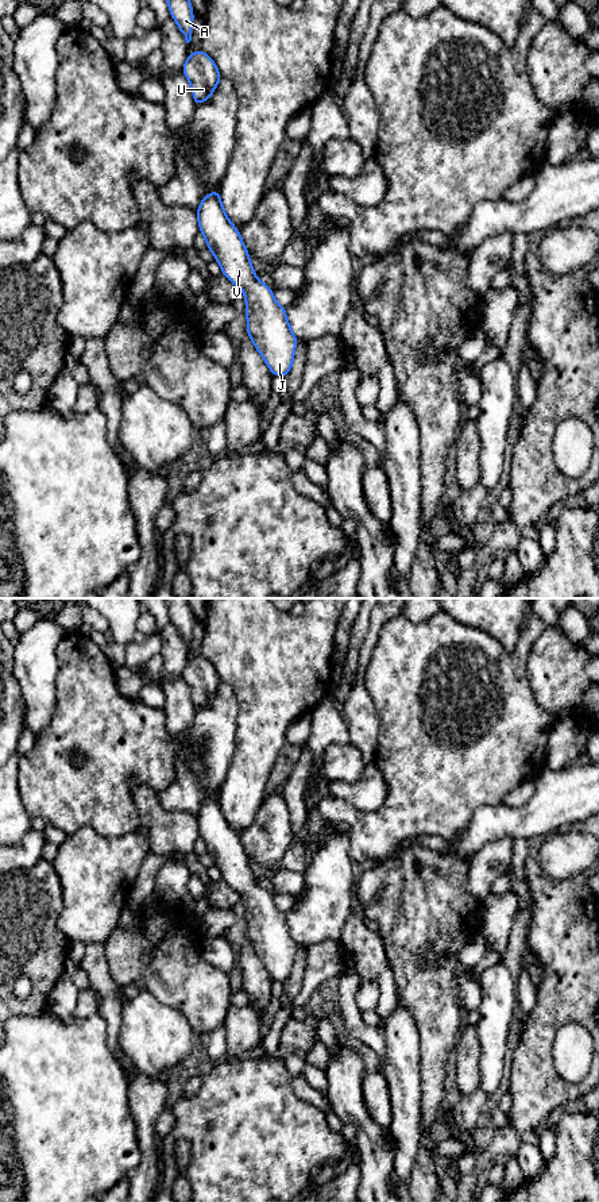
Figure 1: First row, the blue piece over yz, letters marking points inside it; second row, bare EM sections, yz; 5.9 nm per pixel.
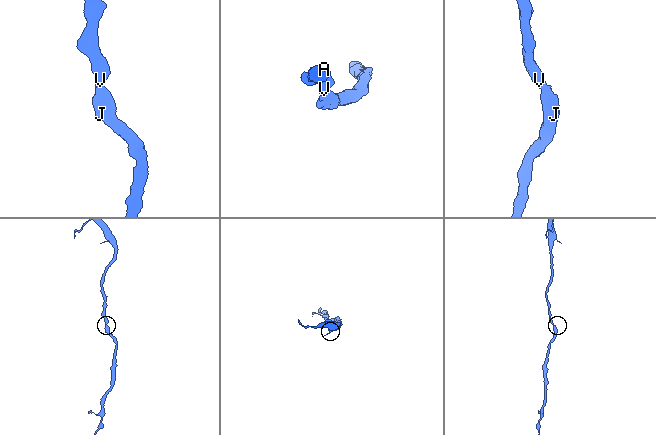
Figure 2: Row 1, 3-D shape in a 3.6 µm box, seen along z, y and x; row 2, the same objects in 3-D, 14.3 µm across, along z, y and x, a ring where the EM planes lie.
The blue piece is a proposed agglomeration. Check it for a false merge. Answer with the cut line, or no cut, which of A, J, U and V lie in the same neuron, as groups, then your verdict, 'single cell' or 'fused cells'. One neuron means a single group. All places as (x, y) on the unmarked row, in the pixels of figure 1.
no cut | A J U V | single cell

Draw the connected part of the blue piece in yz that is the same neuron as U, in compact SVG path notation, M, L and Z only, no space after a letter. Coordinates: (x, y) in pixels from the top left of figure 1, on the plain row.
M202 654L188 659L182 677L190 687L194 710L209 705L221 685L215 666Z

